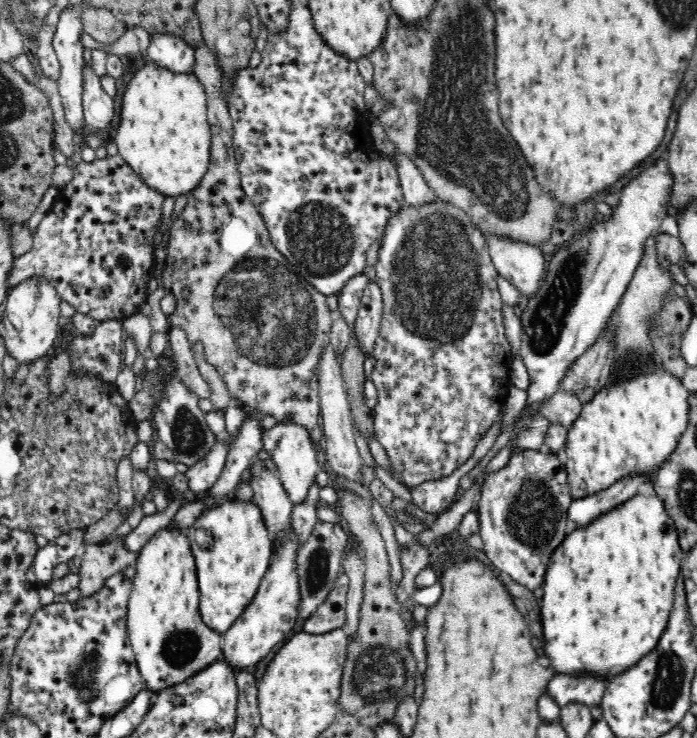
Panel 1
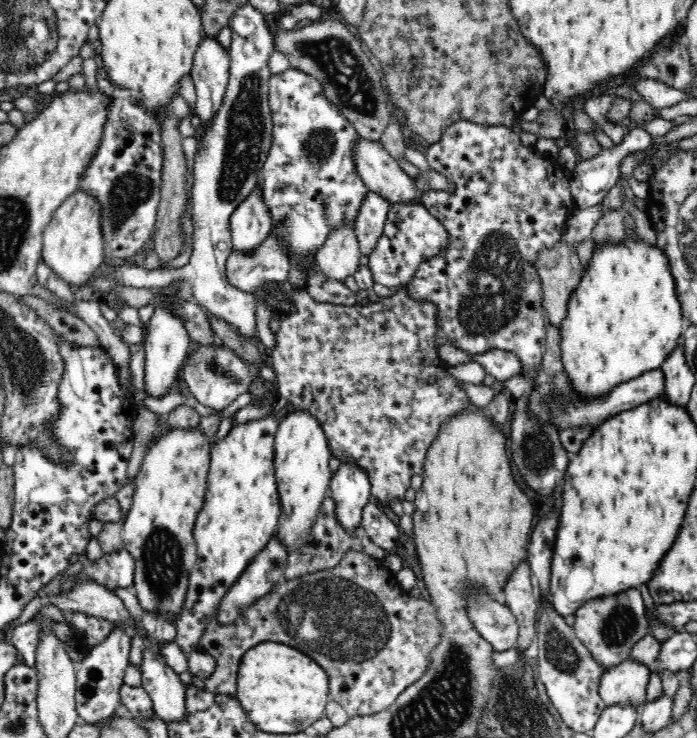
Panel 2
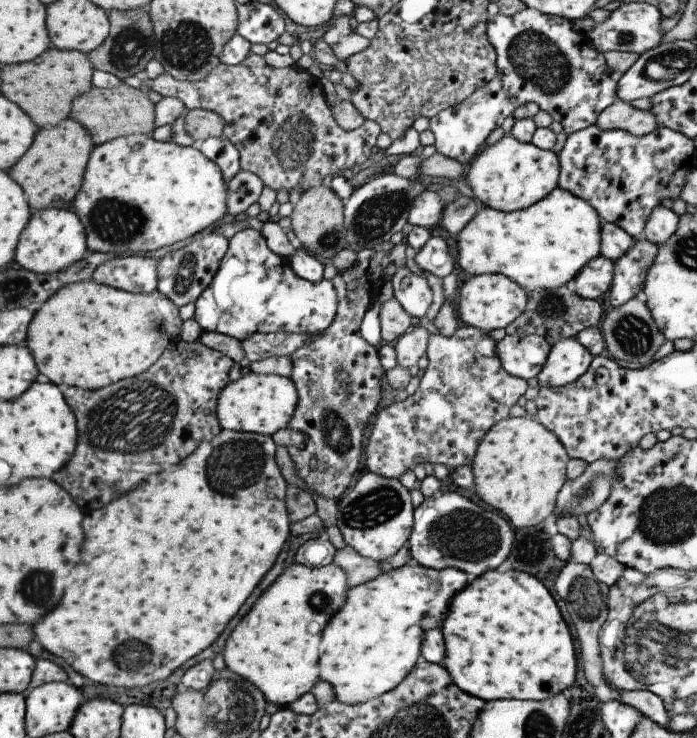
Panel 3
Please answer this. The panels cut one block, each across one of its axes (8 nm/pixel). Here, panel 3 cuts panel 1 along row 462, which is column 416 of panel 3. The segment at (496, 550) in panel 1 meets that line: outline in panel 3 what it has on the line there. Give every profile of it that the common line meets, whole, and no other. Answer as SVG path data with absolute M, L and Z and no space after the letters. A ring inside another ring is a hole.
M435 491L413 509L412 519L412 527L407 539L408 551L412 562L422 567L430 569L453 567L462 570L465 574L478 577L489 569L497 568L511 550L509 546L511 546L514 532L508 521L491 510L479 508L475 502L467 500L457 492Z

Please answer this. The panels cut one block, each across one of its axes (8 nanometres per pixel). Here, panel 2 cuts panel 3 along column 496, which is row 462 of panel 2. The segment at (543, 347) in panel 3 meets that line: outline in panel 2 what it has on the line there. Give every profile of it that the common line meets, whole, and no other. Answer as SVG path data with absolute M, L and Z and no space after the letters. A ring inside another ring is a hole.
M353 460L342 461L329 482L330 493L336 501L336 512L346 530L361 526L362 508L371 501L368 473Z

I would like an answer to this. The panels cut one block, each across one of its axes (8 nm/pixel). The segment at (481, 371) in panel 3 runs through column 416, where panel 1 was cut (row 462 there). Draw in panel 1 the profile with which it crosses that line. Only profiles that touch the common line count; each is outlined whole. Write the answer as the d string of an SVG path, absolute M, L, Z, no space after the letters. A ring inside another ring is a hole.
M440 200L418 208L404 205L398 214L390 218L381 238L378 263L373 268L373 272L384 298L381 328L373 348L376 363L370 374L370 379L378 391L378 403L372 409L373 436L380 442L387 455L389 469L386 471L411 492L415 486L423 482L442 480L454 474L472 456L478 440L496 422L498 412L504 409L511 385L509 374L513 360L510 357L510 345L506 341L505 329L502 325L503 301L497 290L499 273L494 269L488 255L482 232L476 227L472 218L454 205Z

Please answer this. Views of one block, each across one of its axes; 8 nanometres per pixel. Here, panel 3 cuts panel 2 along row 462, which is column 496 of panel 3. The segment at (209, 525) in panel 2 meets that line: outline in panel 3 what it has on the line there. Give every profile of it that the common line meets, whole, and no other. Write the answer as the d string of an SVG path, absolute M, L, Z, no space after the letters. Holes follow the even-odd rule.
M555 187L546 197L521 210L503 212L482 206L456 234L457 264L465 274L502 274L527 293L566 285L582 266L599 256L600 218L590 204Z

